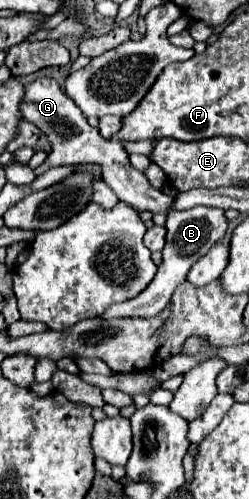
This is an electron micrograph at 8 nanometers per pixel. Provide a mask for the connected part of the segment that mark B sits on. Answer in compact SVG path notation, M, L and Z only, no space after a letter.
M193 207L187 211L173 211L167 217L165 227L167 227L167 243L163 249L163 263L159 265L157 275L149 283L149 289L145 289L145 293L139 293L137 297L133 297L133 301L123 301L123 303L113 305L113 309L105 311L105 315L101 315L101 319L111 319L111 317L151 319L157 313L161 313L169 305L173 291L185 281L193 263L199 257L203 257L205 253L209 253L213 249L213 245L217 245L225 237L227 217L225 217L225 209L219 209L219 207Z

